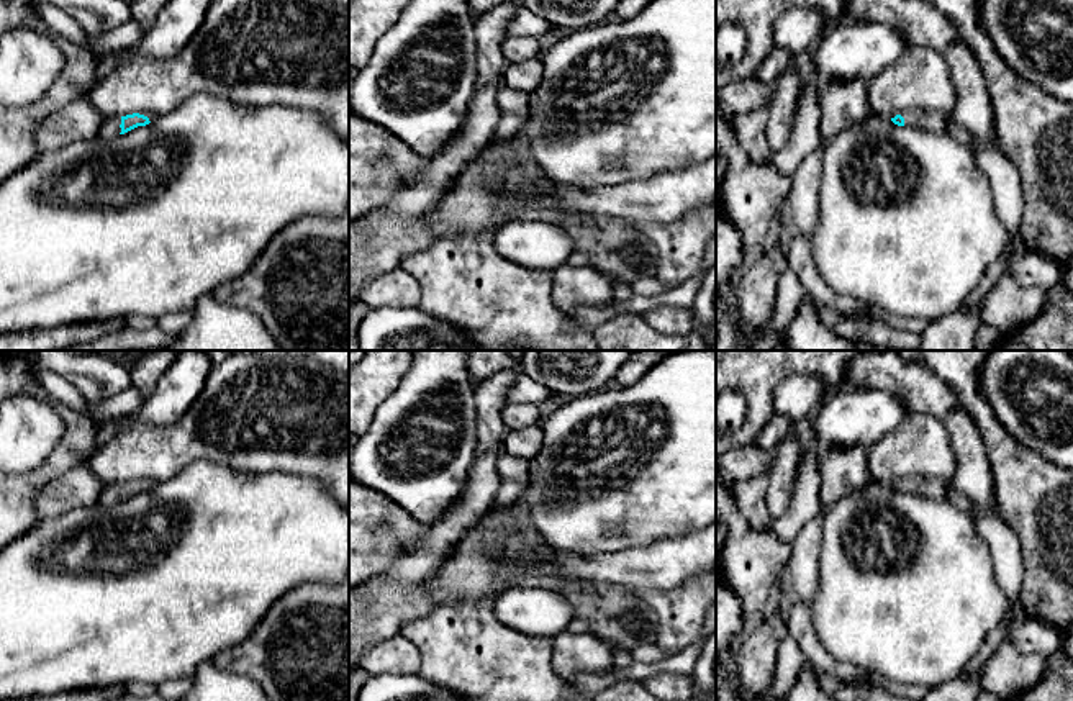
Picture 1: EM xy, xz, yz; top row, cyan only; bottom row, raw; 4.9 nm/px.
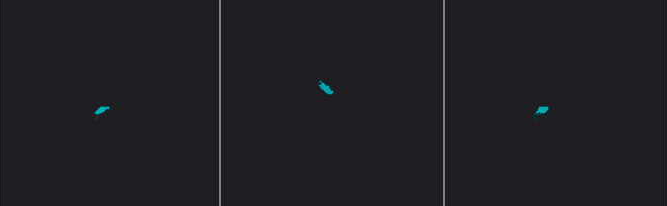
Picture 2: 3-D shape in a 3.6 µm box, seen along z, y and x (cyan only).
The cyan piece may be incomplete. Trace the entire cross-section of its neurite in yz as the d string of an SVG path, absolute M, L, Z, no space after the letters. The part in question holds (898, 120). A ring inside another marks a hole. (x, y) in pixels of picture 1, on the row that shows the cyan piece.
M908 110L891 118L898 126L914 126L917 129L947 133L947 118L940 113L929 113L922 110Z

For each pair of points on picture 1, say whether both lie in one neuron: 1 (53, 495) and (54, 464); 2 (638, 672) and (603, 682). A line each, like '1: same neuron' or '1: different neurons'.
1: different neurons
2: same neuron

